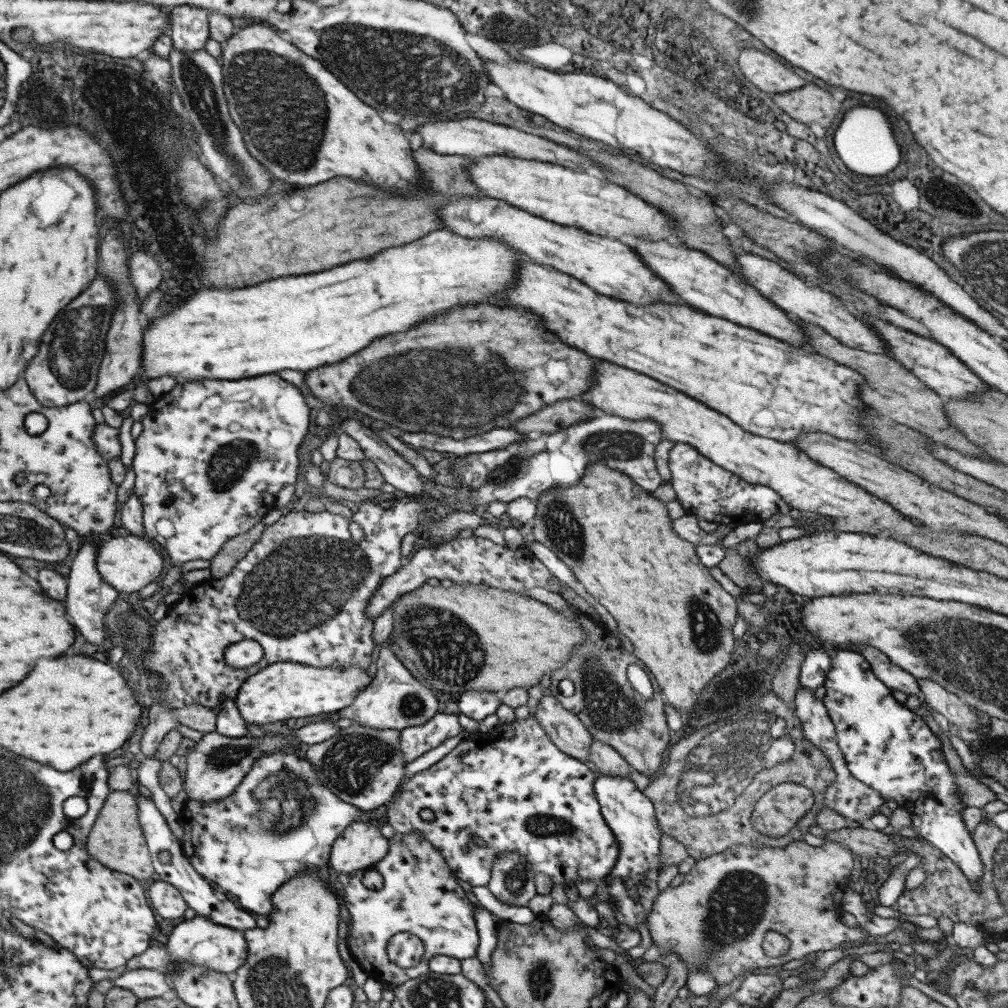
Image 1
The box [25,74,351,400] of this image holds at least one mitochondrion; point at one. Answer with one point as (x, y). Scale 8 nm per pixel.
(76, 341)

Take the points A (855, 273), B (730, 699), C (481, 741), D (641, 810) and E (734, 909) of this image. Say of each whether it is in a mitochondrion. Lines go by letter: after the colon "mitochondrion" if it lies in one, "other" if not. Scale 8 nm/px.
A: mitochondrion
B: mitochondrion
C: other
D: other
E: mitochondrion

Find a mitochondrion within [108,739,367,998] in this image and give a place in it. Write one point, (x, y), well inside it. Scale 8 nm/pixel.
(282, 802)

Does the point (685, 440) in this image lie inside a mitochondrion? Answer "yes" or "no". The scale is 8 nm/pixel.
no

